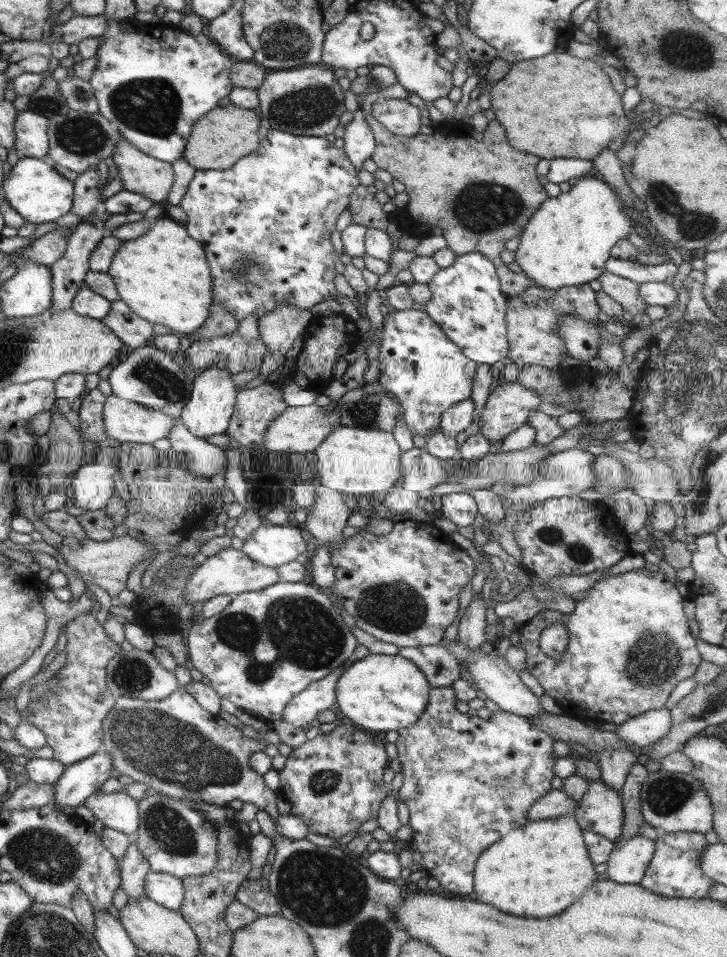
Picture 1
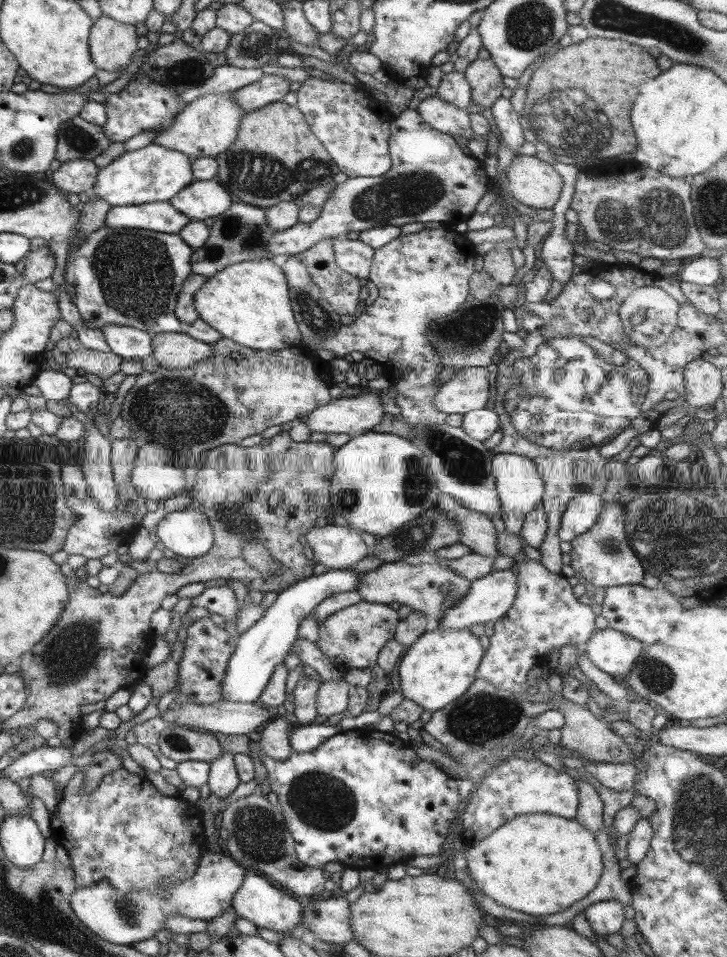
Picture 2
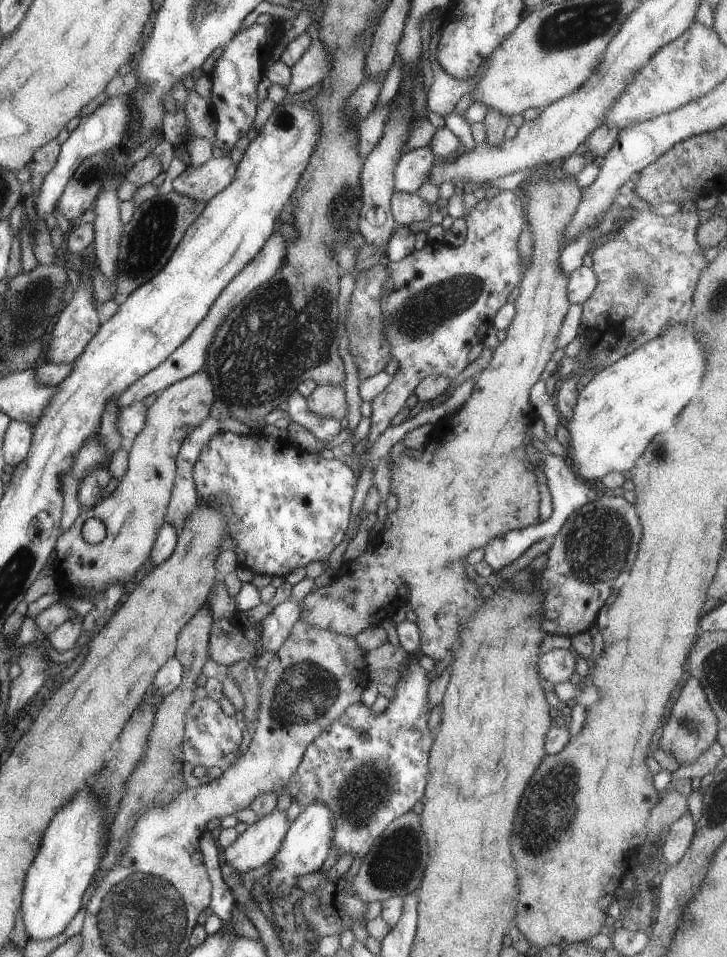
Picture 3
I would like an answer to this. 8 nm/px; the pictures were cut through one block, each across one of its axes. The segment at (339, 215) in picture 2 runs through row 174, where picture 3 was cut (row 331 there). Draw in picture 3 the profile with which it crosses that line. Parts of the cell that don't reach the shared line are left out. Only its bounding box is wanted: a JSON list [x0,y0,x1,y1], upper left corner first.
[366,191,530,448]

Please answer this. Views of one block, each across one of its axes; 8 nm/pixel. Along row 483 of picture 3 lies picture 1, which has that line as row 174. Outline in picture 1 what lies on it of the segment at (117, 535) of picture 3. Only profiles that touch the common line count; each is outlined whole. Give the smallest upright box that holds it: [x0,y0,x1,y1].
[111,136,174,204]

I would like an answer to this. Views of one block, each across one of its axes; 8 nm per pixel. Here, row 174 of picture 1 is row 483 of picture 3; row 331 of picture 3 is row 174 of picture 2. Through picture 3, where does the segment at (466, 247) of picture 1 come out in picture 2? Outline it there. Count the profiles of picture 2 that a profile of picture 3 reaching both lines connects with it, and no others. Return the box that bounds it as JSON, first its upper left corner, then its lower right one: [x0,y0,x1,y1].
[507,155,563,210]

